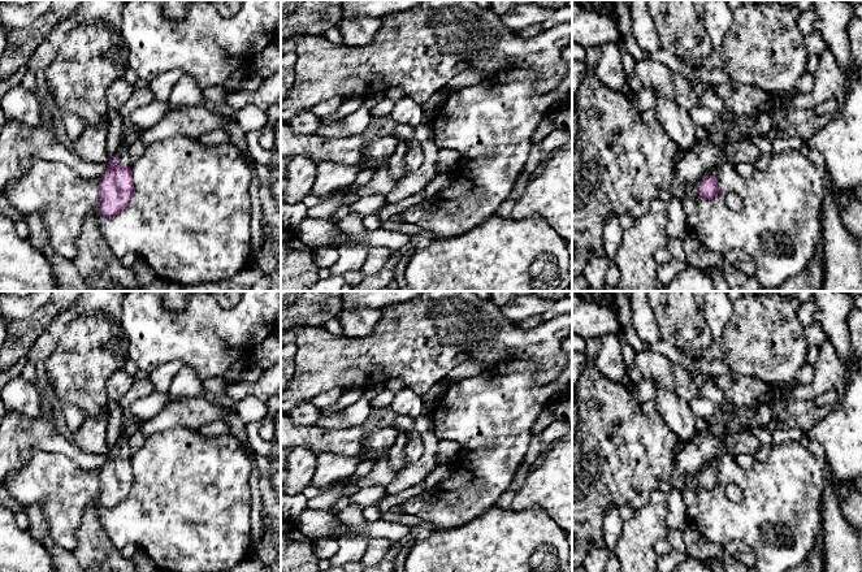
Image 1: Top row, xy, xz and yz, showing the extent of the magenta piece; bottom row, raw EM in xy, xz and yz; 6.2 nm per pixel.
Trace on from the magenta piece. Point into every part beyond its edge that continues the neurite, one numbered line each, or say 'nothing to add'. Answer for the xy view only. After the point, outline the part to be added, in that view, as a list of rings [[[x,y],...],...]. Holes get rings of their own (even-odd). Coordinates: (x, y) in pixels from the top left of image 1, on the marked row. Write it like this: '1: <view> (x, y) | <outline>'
1: xy (122, 155) | [[[126,125],[125,131],[122,134],[121,143],[120,143],[120,148],[118,148],[117,153],[116,153],[117,164],[120,166],[131,166],[130,155],[129,155],[127,147],[125,146],[125,135],[127,134],[127,131],[129,131],[129,126]]]

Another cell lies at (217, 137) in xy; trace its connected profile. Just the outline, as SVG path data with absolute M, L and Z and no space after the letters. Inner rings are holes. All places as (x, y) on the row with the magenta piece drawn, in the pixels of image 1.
M213 130L211 133L205 133L199 138L199 140L205 147L218 146L230 142L229 134L225 130Z

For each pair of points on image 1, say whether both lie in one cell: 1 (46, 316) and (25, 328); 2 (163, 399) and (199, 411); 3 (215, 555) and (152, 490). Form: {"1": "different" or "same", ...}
{"1": "same", "2": "different", "3": "same"}

